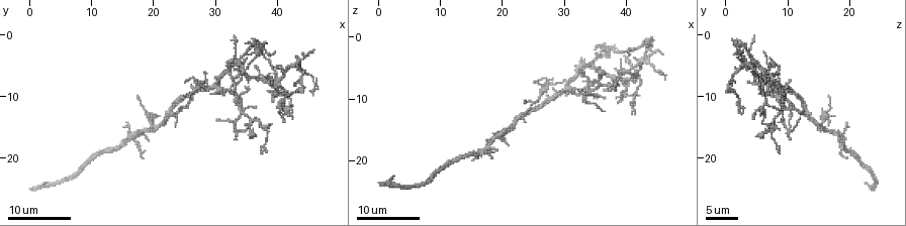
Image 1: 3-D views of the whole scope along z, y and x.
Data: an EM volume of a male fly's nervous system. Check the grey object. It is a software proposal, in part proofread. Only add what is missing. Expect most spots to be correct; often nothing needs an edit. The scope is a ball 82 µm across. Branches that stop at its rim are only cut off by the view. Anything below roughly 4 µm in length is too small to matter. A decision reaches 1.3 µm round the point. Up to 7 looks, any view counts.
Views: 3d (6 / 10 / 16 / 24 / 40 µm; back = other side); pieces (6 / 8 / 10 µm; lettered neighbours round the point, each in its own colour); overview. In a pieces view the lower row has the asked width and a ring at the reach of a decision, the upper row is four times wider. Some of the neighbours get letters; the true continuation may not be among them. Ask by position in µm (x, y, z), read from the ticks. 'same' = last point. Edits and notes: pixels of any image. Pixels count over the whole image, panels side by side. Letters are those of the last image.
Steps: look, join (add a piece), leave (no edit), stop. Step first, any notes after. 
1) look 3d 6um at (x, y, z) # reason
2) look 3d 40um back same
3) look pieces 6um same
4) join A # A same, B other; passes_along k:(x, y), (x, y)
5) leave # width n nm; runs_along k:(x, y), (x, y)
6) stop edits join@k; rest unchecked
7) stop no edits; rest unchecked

look 3d 16um at (33.5, 17.0, 10.5) # branch stops here

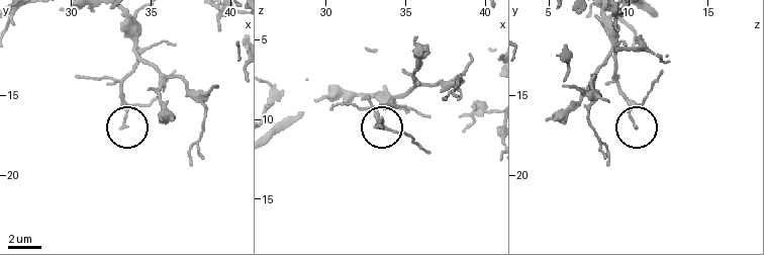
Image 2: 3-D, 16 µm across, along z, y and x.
look pieces 10um at (33.1, 16.9, 10.4)

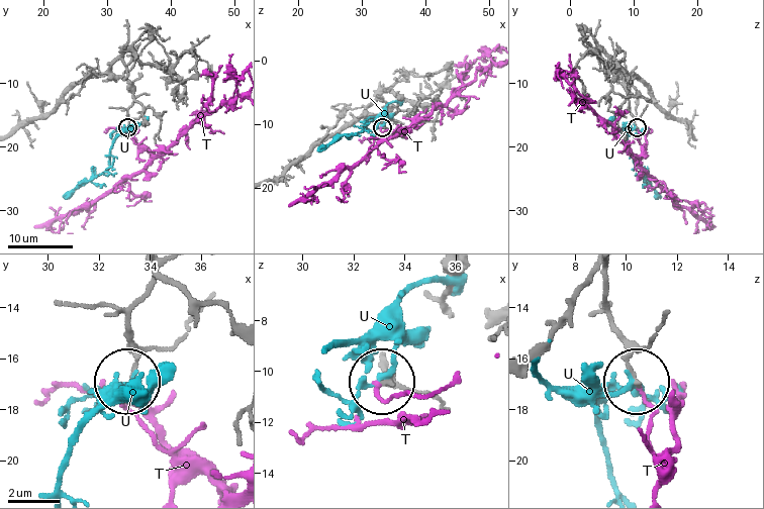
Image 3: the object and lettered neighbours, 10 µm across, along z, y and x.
leave # T other, U other; runs_along 3:(606, 274), (612, 326), (637, 382); no lettered piece goes on from it

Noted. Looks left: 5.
look 3d 16um at (33.0, 9.0, 5.5) # free end

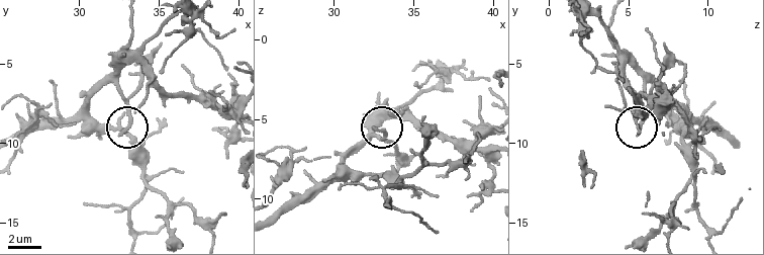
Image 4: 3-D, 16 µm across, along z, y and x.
look pieces 6um at (32.5, 9.5, 5.5) # see the neighbours

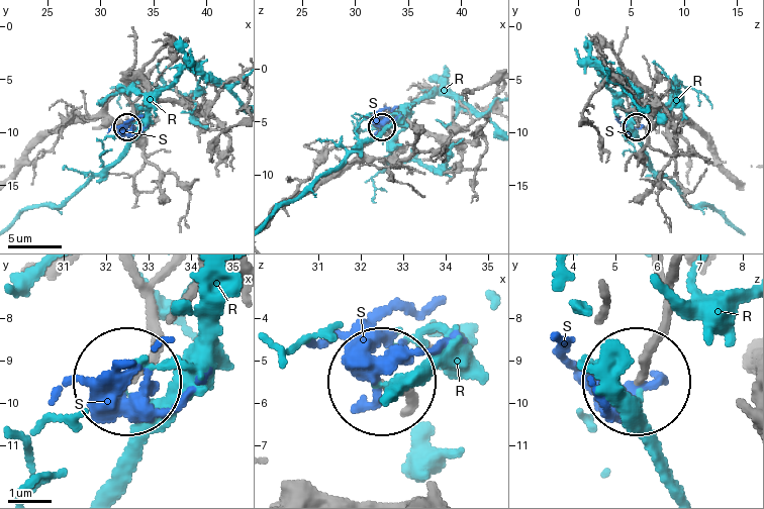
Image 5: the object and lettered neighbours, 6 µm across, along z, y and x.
join S # R other, S same; passes_along 5:(404, 405), (378, 376), (375, 332), (393, 314), (444, 304); the neuron continues

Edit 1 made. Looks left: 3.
look overview

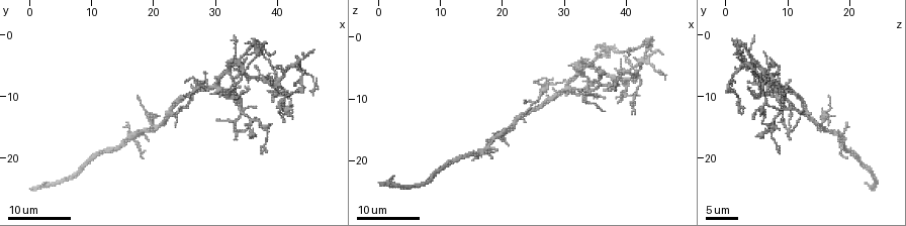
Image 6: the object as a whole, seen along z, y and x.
look 3d 16um at (42.0, 10.0, 9.5) # an open end

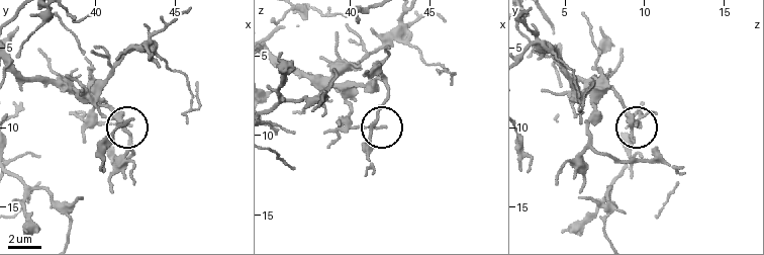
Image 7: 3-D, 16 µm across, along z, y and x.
look pieces 8um at (42.0, 9.9, 9.4)

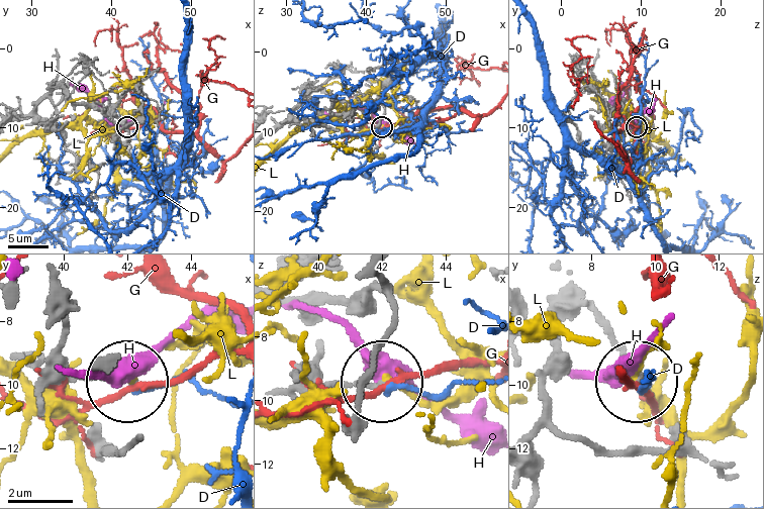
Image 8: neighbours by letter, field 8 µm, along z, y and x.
leave # D other, G other, H other, L other; no lettered piece goes on from it

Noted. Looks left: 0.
stop edits join@5; rest unchecked

